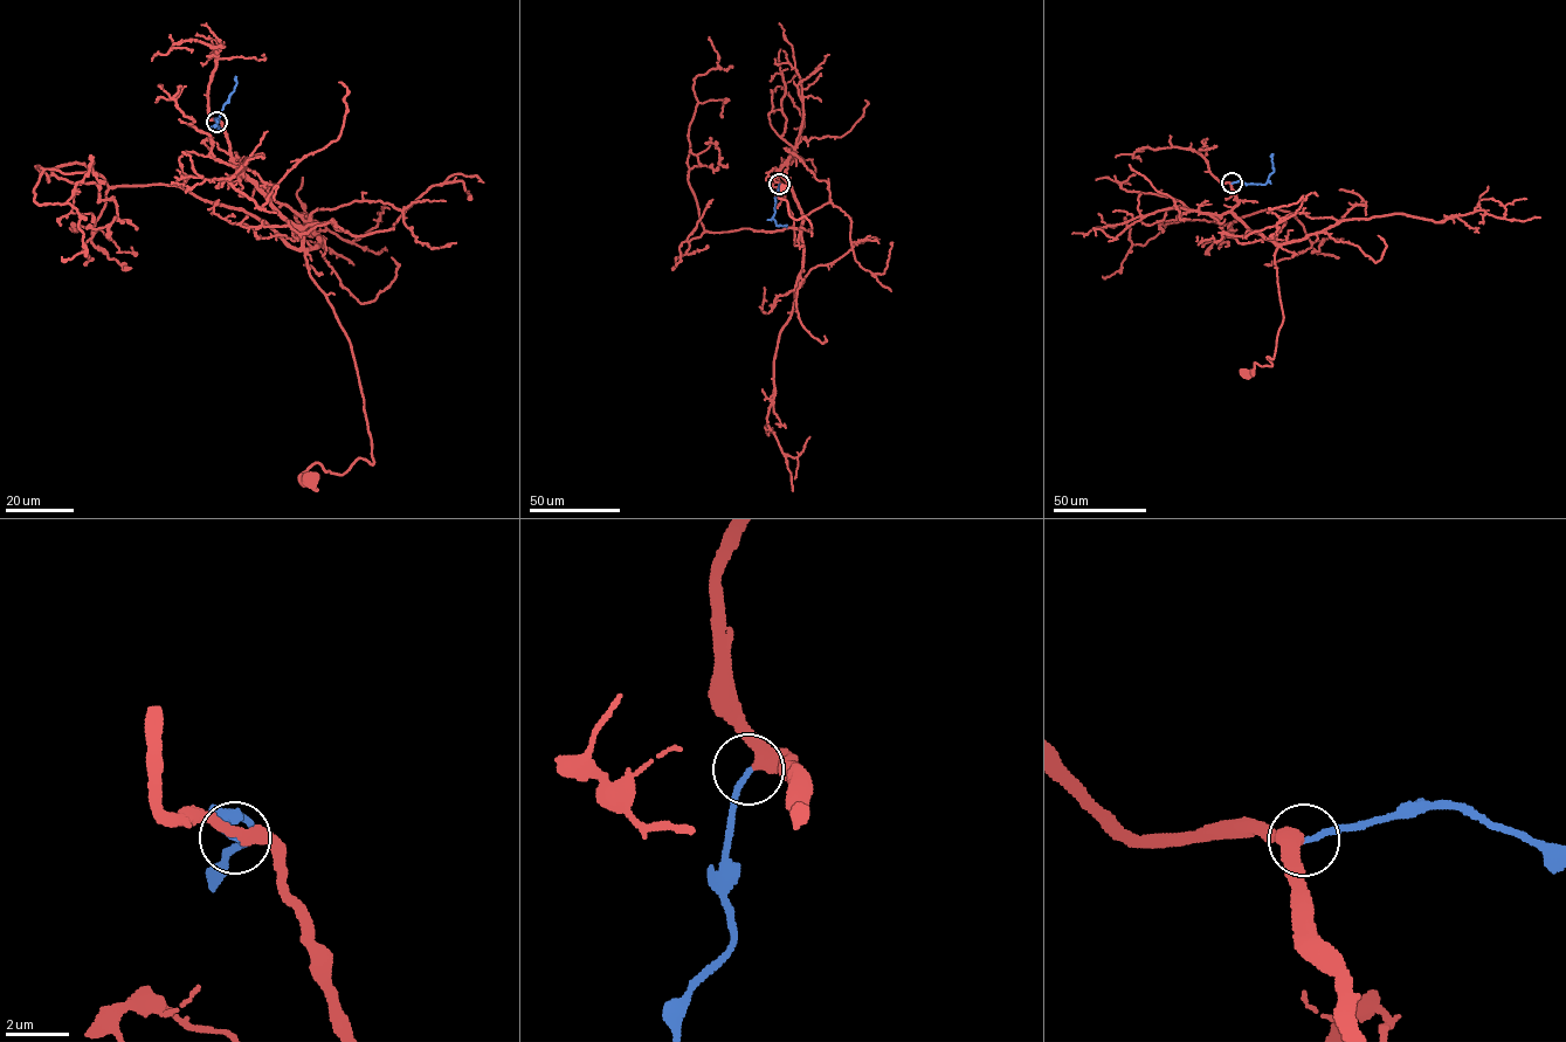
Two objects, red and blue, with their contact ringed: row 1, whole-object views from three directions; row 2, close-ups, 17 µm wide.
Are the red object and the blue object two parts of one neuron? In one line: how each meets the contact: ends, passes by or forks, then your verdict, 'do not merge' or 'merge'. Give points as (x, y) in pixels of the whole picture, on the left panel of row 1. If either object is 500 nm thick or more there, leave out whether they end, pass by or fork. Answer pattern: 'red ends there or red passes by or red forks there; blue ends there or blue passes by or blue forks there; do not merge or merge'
red passes by; blue ends there; merge

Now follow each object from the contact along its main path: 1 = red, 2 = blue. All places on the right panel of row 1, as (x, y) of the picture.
1: (1232, 183), (1232, 212), (1277, 246), (1283, 316), (1271, 366), (1255, 363), (1244, 373)
2: (1232, 183), (1267, 183), (1274, 170), (1273, 153)

